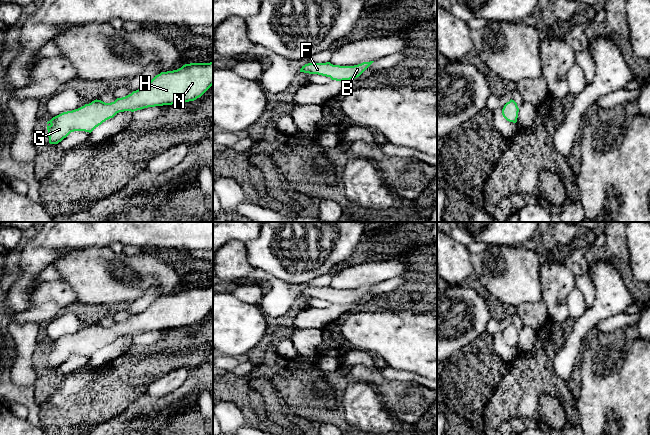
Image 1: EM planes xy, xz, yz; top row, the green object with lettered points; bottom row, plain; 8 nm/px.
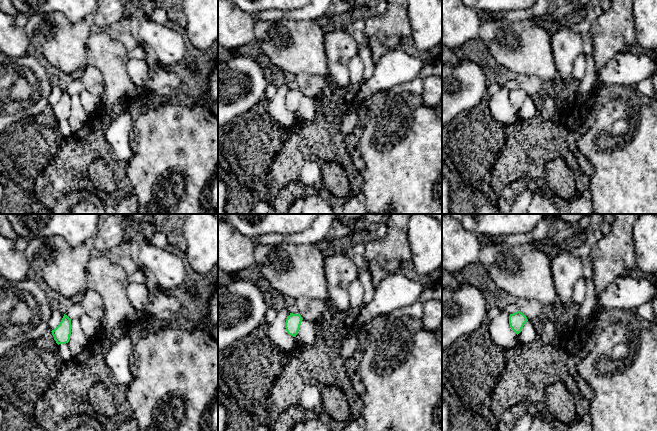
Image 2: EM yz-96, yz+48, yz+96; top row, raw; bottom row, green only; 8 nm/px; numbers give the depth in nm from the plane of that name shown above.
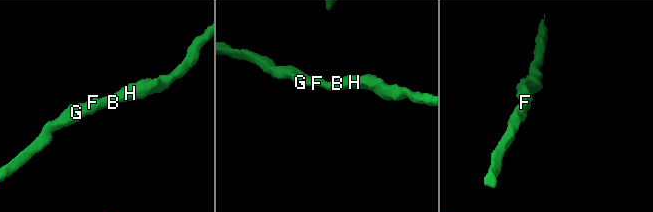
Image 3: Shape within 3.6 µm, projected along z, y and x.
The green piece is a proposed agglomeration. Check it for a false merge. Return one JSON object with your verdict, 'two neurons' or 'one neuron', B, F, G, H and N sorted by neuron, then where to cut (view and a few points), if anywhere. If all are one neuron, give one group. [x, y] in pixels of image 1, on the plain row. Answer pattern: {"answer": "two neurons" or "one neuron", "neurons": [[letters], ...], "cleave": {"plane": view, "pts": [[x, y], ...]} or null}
{"answer": "one neuron", "neurons": [["B", "F", "G", "H", "N"]], "cleave": null}

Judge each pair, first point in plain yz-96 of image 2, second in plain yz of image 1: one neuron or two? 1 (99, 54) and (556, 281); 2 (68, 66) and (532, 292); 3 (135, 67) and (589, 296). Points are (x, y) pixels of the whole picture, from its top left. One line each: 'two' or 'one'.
1: one
2: one
3: two

